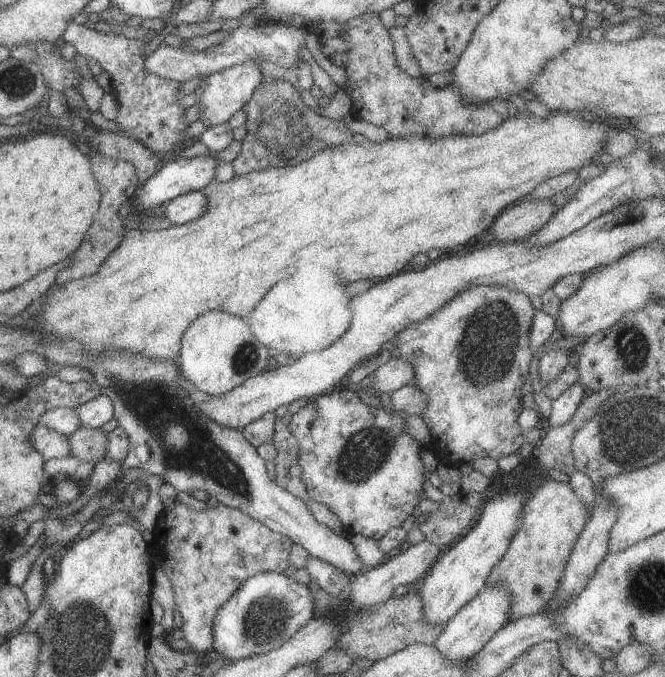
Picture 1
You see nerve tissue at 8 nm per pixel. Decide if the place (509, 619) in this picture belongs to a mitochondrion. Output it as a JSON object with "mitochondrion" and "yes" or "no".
{"mitochondrion":"no"}

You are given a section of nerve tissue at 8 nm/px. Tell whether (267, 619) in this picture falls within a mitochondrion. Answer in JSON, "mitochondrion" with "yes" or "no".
{"mitochondrion":"yes"}

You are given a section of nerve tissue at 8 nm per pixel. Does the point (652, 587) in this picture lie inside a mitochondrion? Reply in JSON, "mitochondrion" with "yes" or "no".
{"mitochondrion":"yes"}

